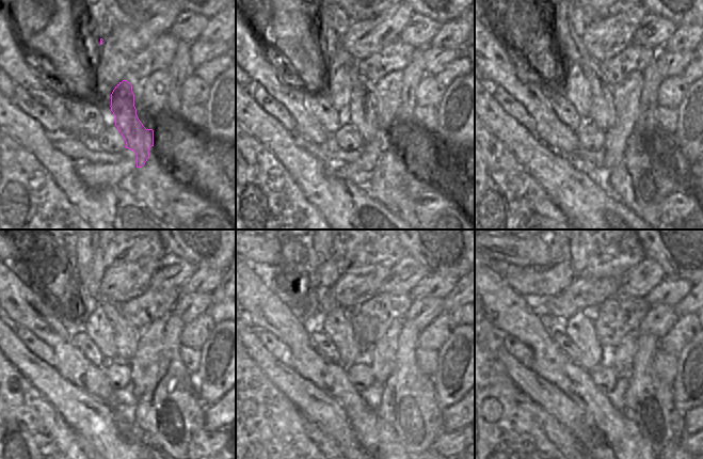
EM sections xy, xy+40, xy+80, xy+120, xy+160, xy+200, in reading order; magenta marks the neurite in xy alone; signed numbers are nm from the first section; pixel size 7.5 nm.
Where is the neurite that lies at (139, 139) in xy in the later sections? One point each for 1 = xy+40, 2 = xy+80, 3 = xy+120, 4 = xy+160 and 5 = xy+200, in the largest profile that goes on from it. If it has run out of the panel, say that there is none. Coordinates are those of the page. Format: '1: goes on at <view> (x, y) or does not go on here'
1: goes on at xy+40 (362, 111)
2: goes on at xy+80 (569, 46)
3: goes on at xy+120 (126, 337)
4: goes on at xy+160 (323, 251)
5: goes on at xy+200 (559, 251)

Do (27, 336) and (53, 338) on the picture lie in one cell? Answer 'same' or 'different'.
different

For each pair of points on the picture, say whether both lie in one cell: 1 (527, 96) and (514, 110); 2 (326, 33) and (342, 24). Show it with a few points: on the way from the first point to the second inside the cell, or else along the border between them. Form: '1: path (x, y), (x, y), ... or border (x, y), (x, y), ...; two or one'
1: border (501, 86), (524, 107), (534, 124); two
2: border (330, 11), (332, 27), (340, 38); two

